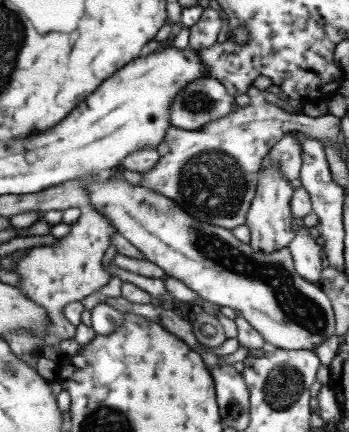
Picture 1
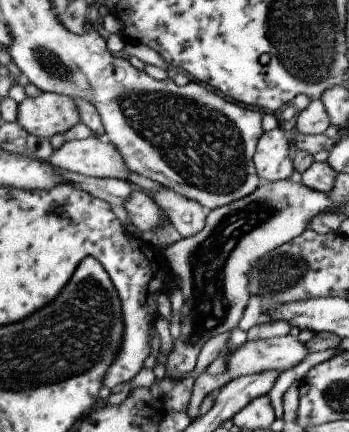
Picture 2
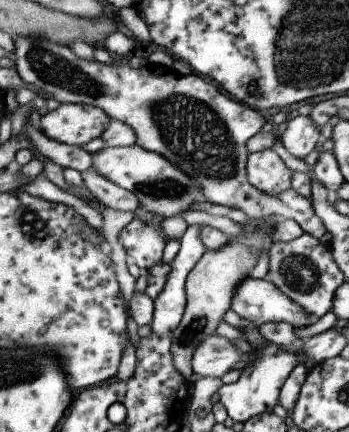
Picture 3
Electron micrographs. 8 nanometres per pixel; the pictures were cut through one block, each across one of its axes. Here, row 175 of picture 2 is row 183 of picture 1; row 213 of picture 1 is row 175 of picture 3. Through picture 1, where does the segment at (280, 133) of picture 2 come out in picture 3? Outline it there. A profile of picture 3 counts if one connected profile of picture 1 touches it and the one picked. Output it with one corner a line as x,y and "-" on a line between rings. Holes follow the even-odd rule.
275,150
255,152
249,158
249,176
251,182
273,196
281,196
285,190
293,188
293,174
283,158

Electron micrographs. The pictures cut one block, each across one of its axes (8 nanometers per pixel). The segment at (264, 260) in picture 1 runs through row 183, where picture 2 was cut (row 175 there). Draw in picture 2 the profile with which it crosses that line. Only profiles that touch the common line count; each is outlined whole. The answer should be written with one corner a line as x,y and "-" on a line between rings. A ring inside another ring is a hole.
91,136
87,140
71,140
55,150
55,154
45,162
57,170
69,170
89,178
115,178
129,182
127,178
131,174
115,144
99,136

